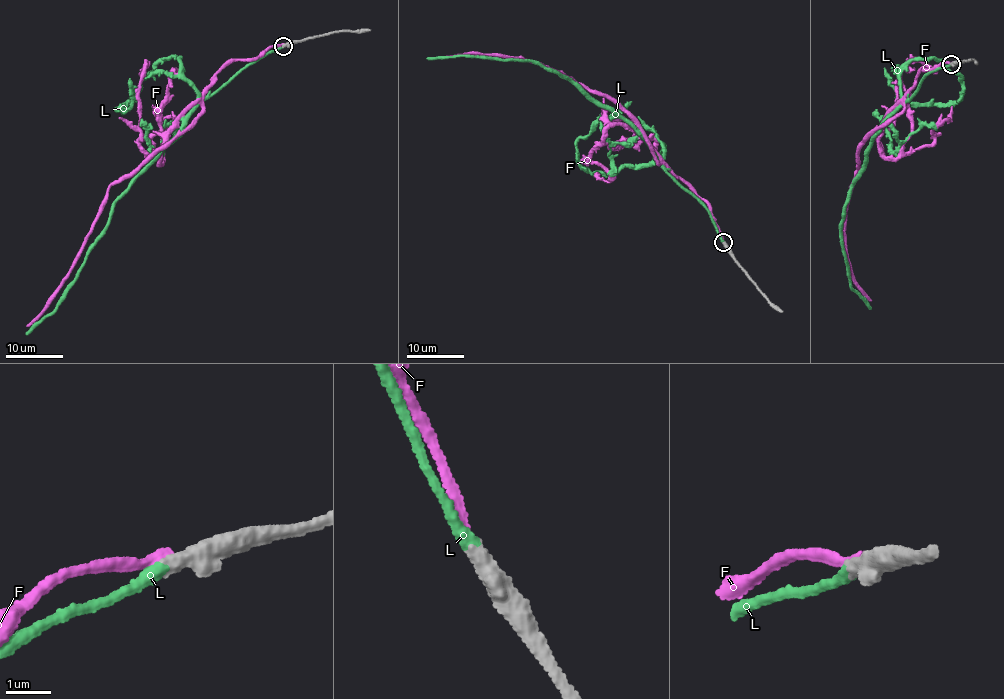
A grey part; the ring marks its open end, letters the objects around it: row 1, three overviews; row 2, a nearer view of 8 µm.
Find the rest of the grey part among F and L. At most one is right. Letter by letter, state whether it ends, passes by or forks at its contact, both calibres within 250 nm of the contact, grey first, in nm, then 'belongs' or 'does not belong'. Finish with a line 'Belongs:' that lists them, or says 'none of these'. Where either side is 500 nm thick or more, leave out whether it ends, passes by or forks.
F: it ends; calibres 480 and 200 nm; does not belong
L: it ends; calibres 440 and 280 nm; belongs
Belongs: L

